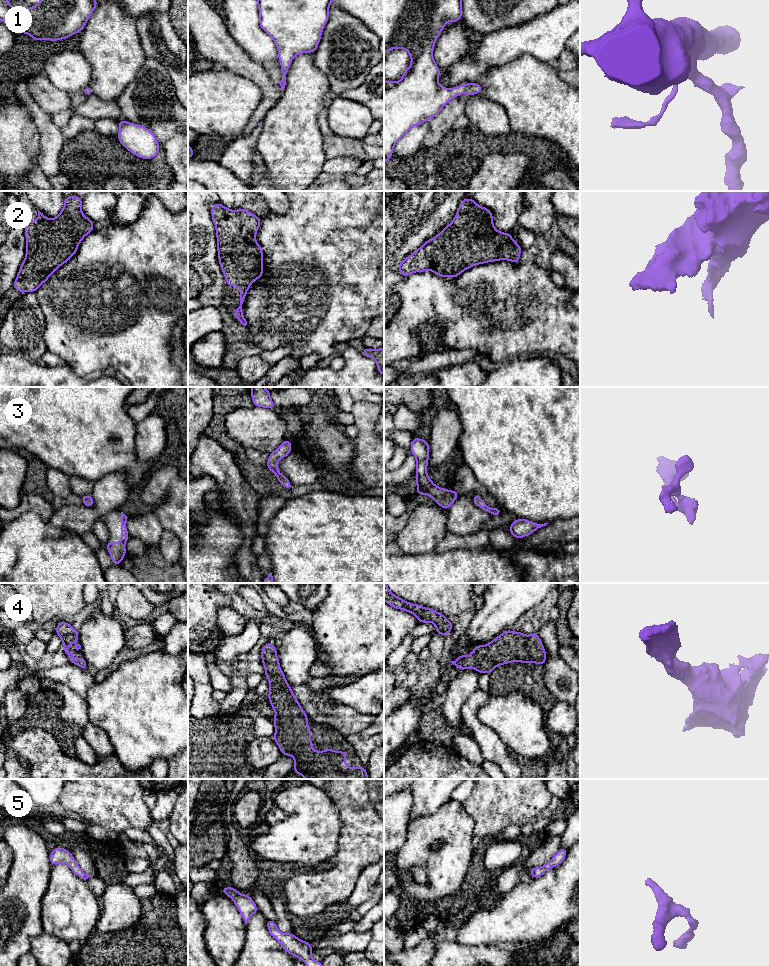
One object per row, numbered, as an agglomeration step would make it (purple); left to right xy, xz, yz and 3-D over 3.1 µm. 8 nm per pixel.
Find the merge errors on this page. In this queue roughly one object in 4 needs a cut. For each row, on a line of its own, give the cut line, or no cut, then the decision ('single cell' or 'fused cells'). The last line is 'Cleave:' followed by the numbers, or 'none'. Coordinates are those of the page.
1: no cut | single cell
2: no cut | single cell
3: no cut | single cell
4: no cut | single cell
5: no cut | single cell
Cleave: none

